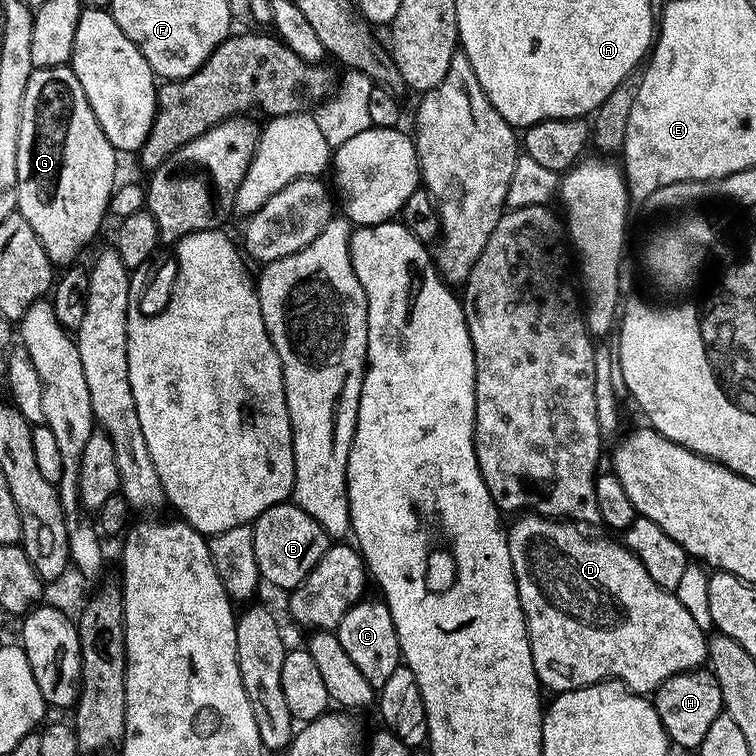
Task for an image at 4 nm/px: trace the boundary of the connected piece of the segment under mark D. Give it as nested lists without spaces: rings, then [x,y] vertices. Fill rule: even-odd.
[[[524,514],[513,520],[516,521],[512,528],[510,524],[507,529],[510,562],[520,605],[528,621],[534,670],[545,689],[553,688],[553,693],[559,694],[613,680],[637,694],[652,694],[666,678],[699,669],[707,661],[706,632],[694,622],[675,591],[658,586],[623,543],[591,540],[580,533],[583,531],[575,523],[546,516]],[[612,600],[620,607],[620,617],[613,624]]]

